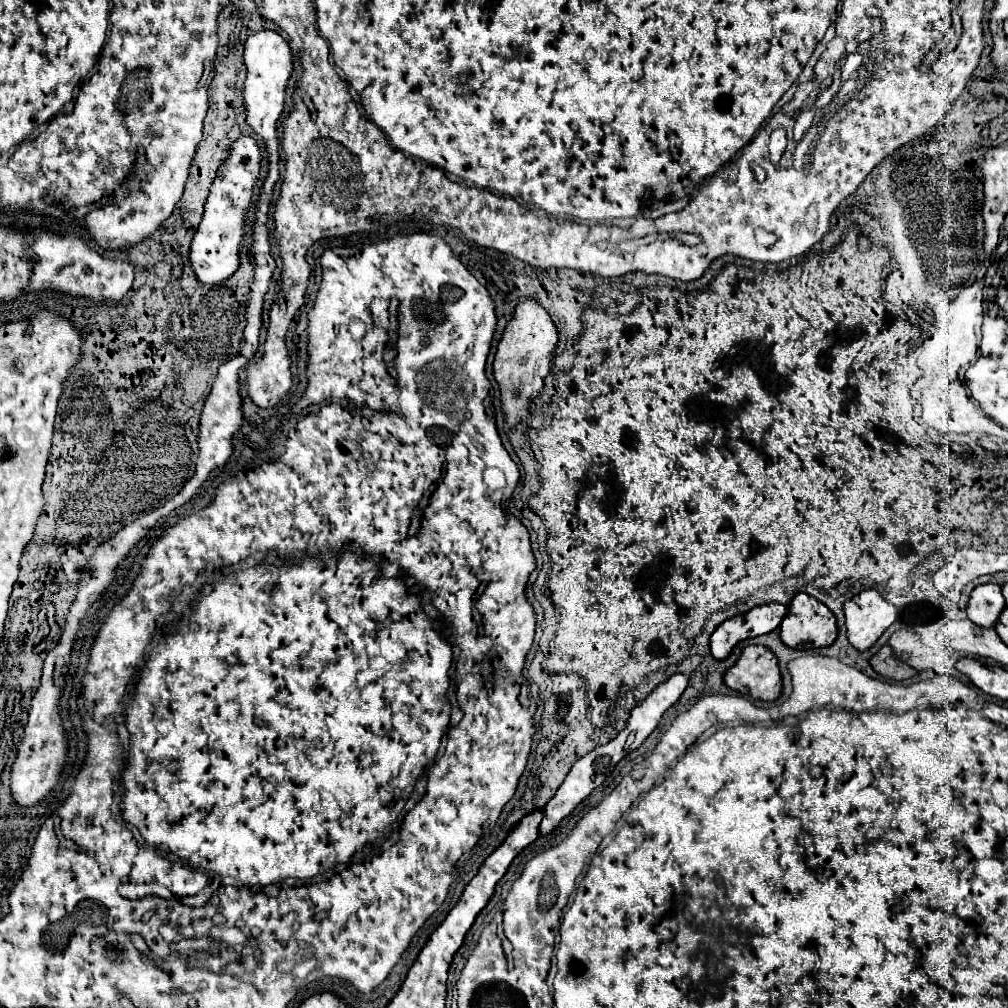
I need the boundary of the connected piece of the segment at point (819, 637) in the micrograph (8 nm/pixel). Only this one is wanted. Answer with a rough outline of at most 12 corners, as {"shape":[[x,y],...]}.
{"shape":[[797,594],[779,632],[789,648],[835,642],[833,612]]}

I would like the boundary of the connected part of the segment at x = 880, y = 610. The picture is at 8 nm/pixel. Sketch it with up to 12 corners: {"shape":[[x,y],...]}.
{"shape":[[875,590],[845,602],[847,640],[869,650],[897,620]]}

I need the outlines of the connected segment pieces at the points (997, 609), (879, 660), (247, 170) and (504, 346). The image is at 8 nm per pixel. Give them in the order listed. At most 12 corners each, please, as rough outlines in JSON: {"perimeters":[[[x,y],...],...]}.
{"perimeters":[[[991,582],[971,592],[967,618],[991,628],[1005,600]],[[887,644],[871,658],[877,674],[909,680],[919,674]],[[237,138],[189,246],[197,282],[239,266],[259,176],[257,142]],[[535,300],[519,302],[493,372],[509,428],[551,370],[557,328]]]}

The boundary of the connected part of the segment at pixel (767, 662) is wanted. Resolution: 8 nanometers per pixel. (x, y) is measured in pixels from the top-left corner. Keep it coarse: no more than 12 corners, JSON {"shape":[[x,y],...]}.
{"shape":[[747,646],[725,684],[757,700],[781,694],[779,660]]}

